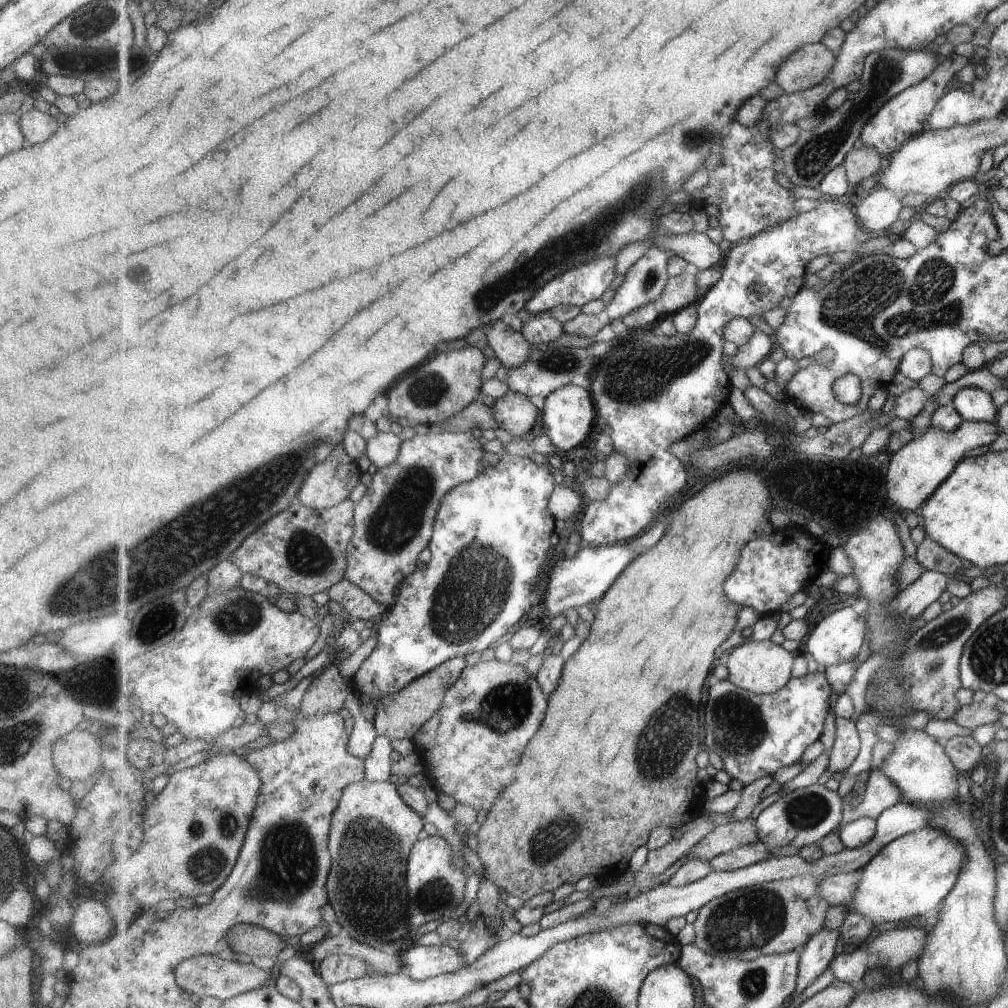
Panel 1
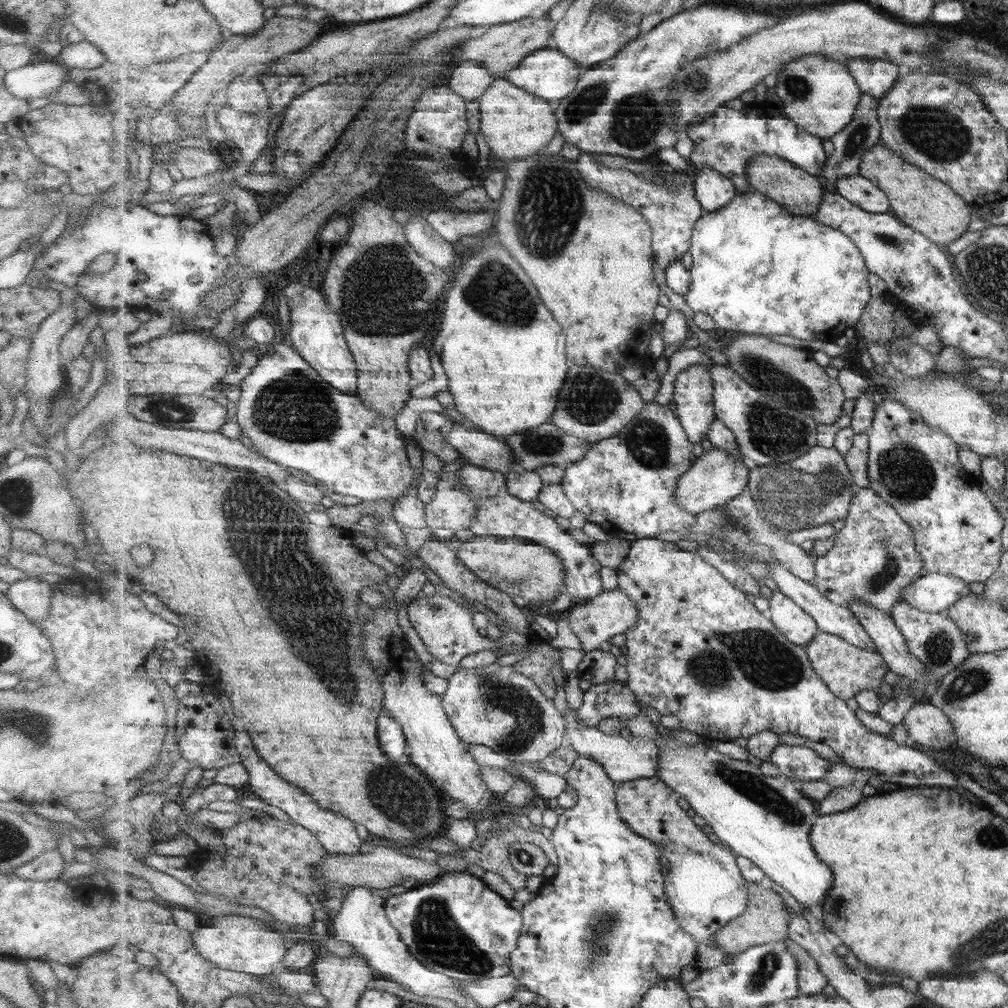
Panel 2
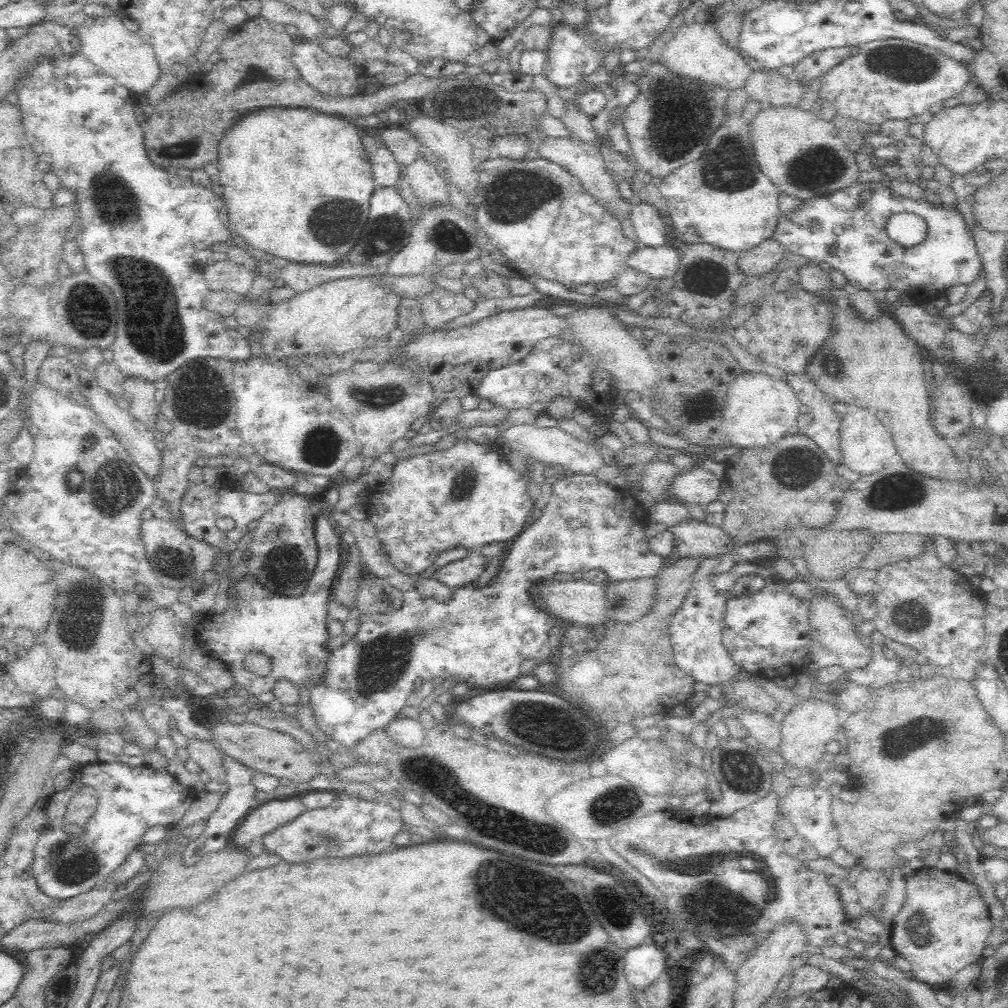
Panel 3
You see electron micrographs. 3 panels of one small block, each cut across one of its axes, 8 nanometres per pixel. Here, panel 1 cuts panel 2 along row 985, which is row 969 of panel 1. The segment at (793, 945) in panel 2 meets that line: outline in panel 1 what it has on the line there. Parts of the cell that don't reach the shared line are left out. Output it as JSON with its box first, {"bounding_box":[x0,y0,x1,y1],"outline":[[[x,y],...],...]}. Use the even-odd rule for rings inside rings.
{"bounding_box":[797,928,842,992],"outline":[[[823,928],[801,950],[801,959],[798,972],[797,992],[803,992],[811,986],[827,968],[837,954],[837,946],[842,941],[841,929]]]}

